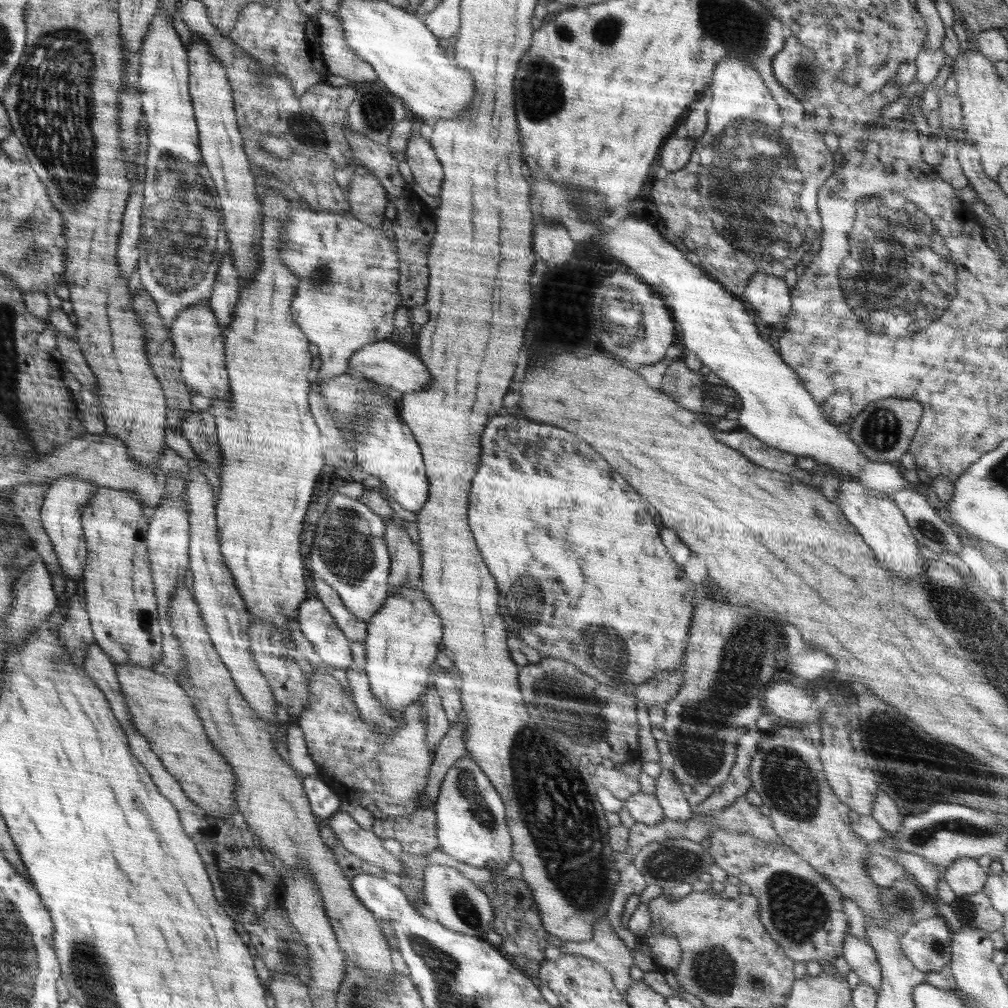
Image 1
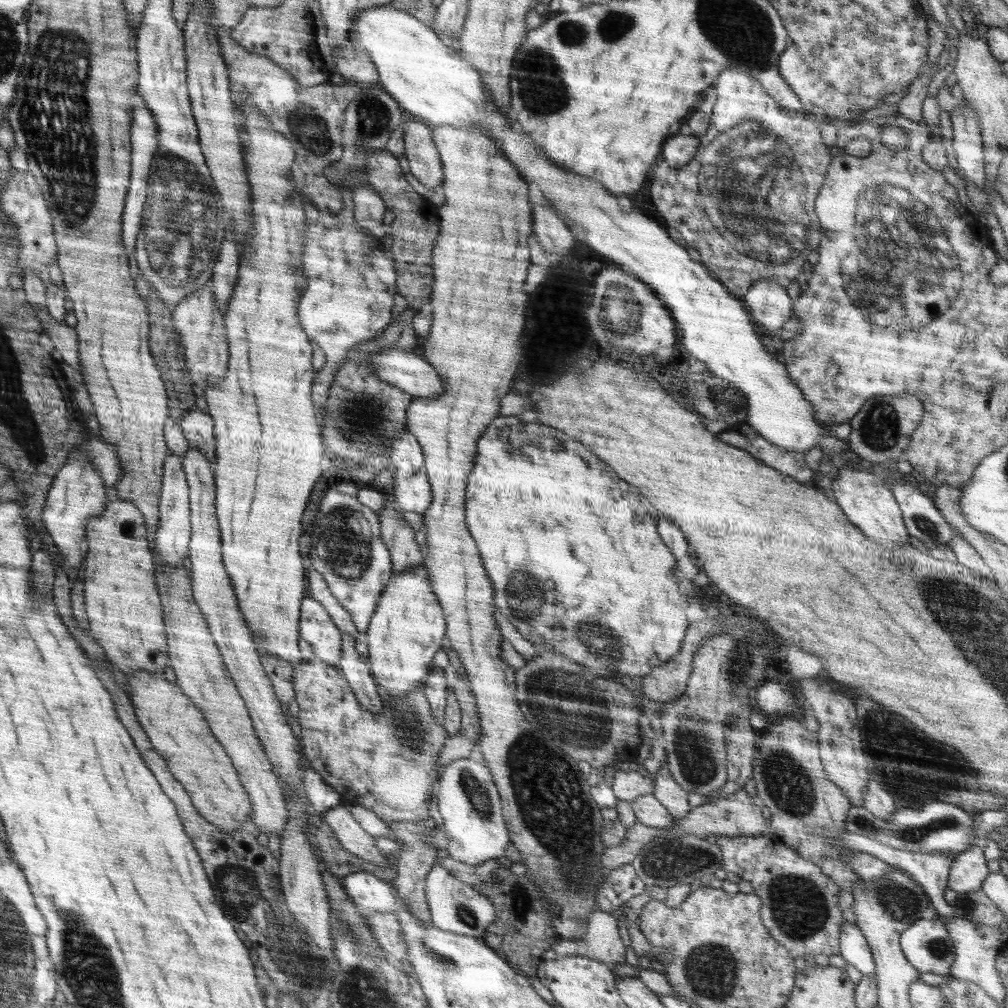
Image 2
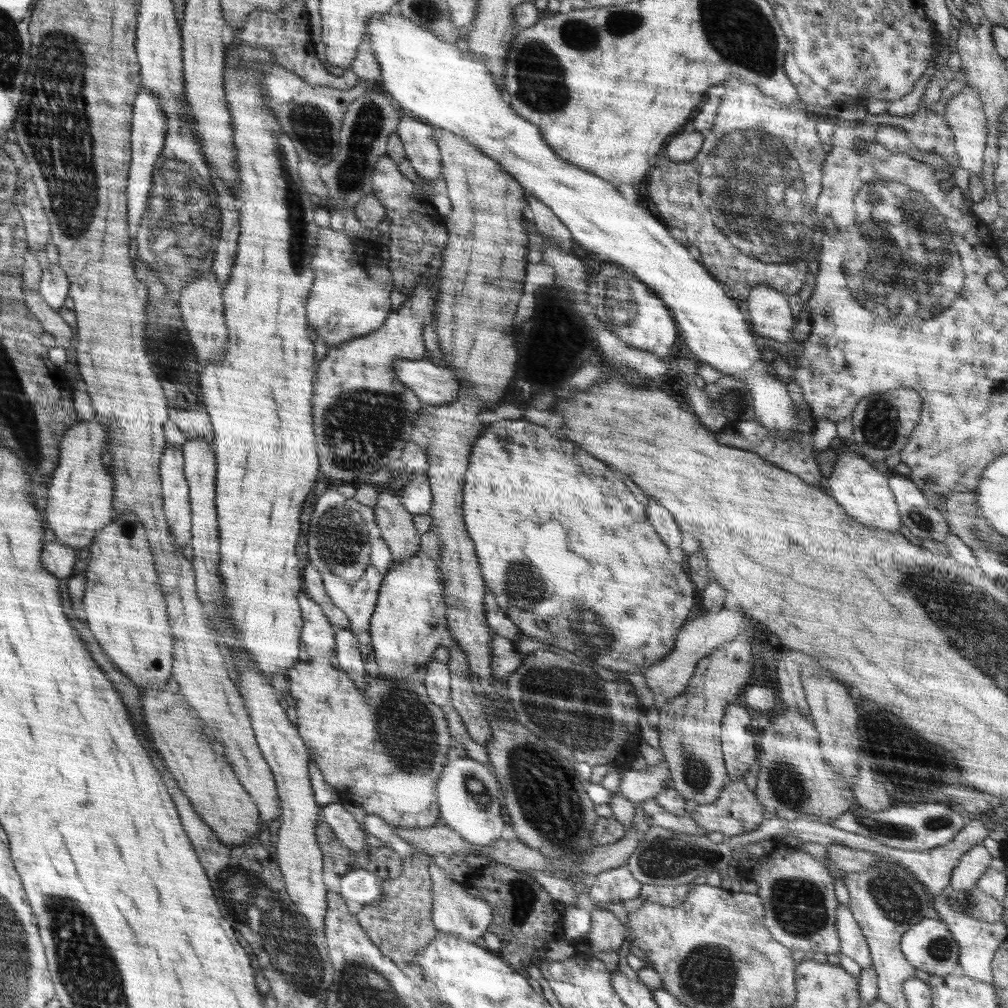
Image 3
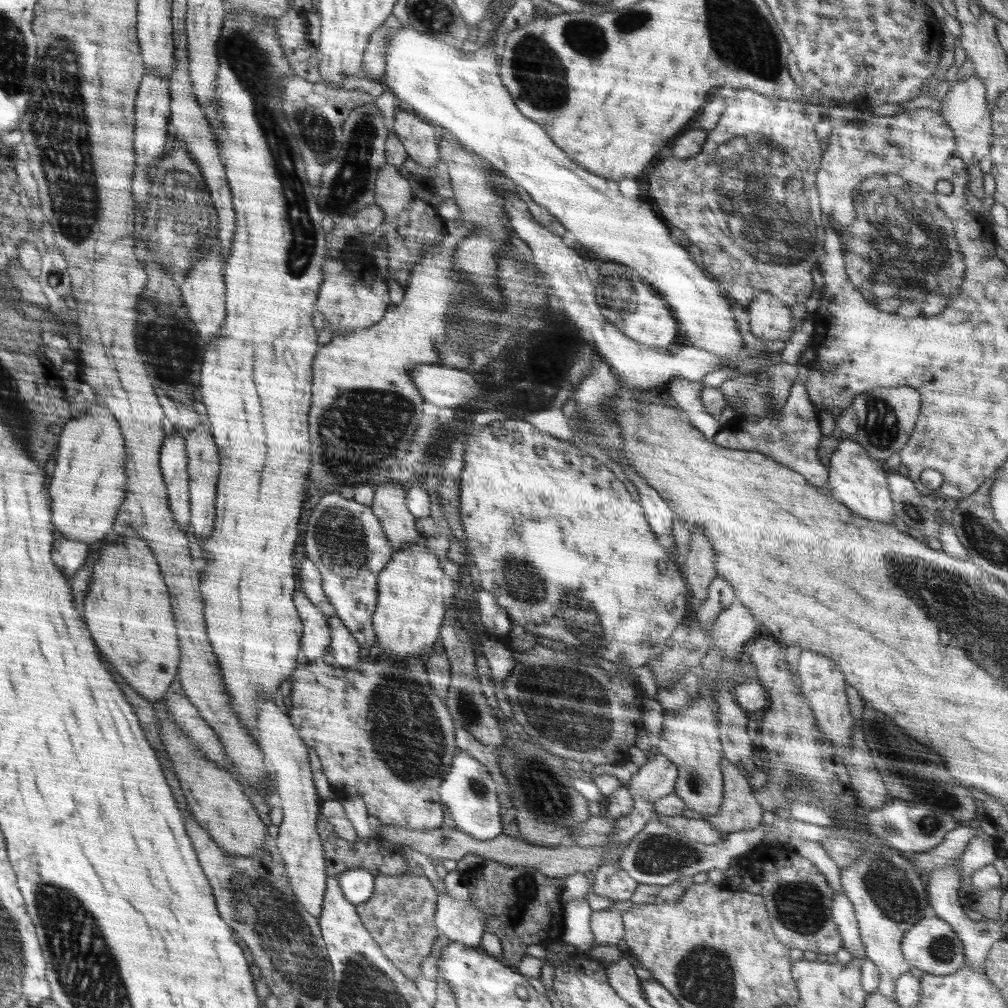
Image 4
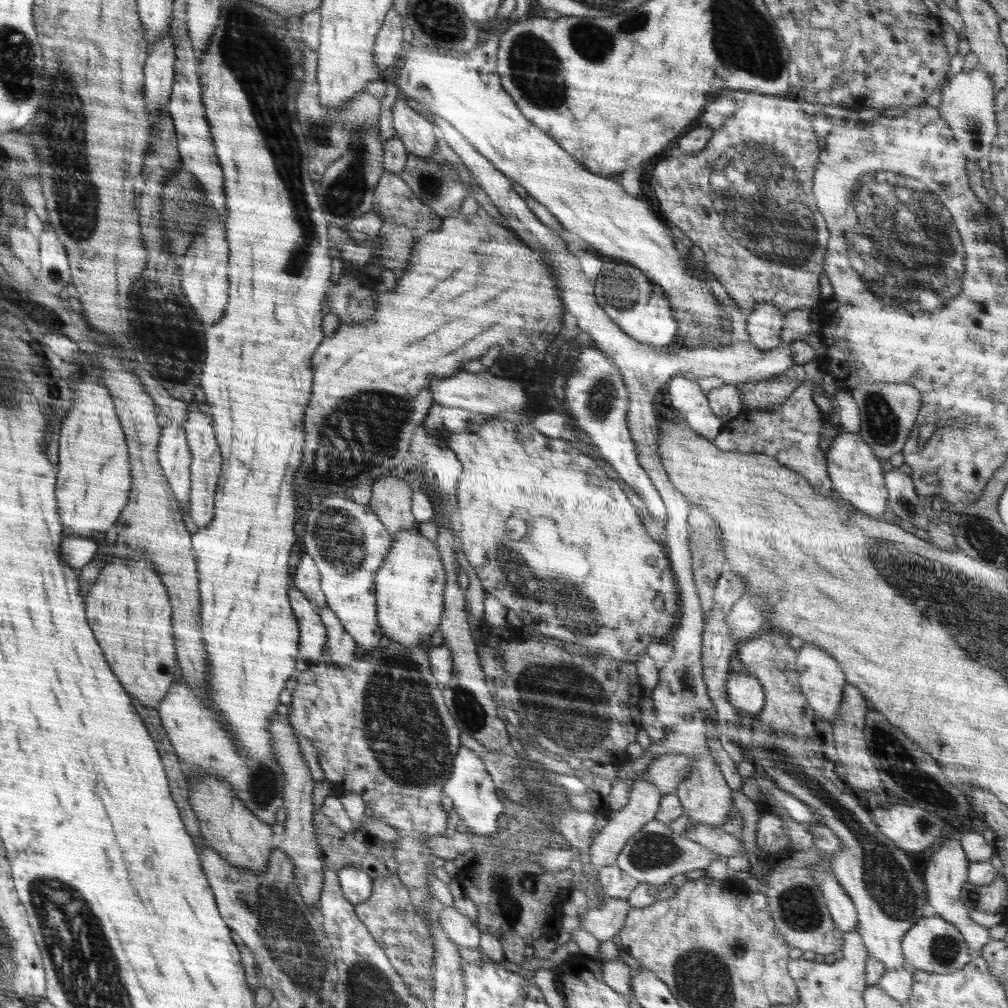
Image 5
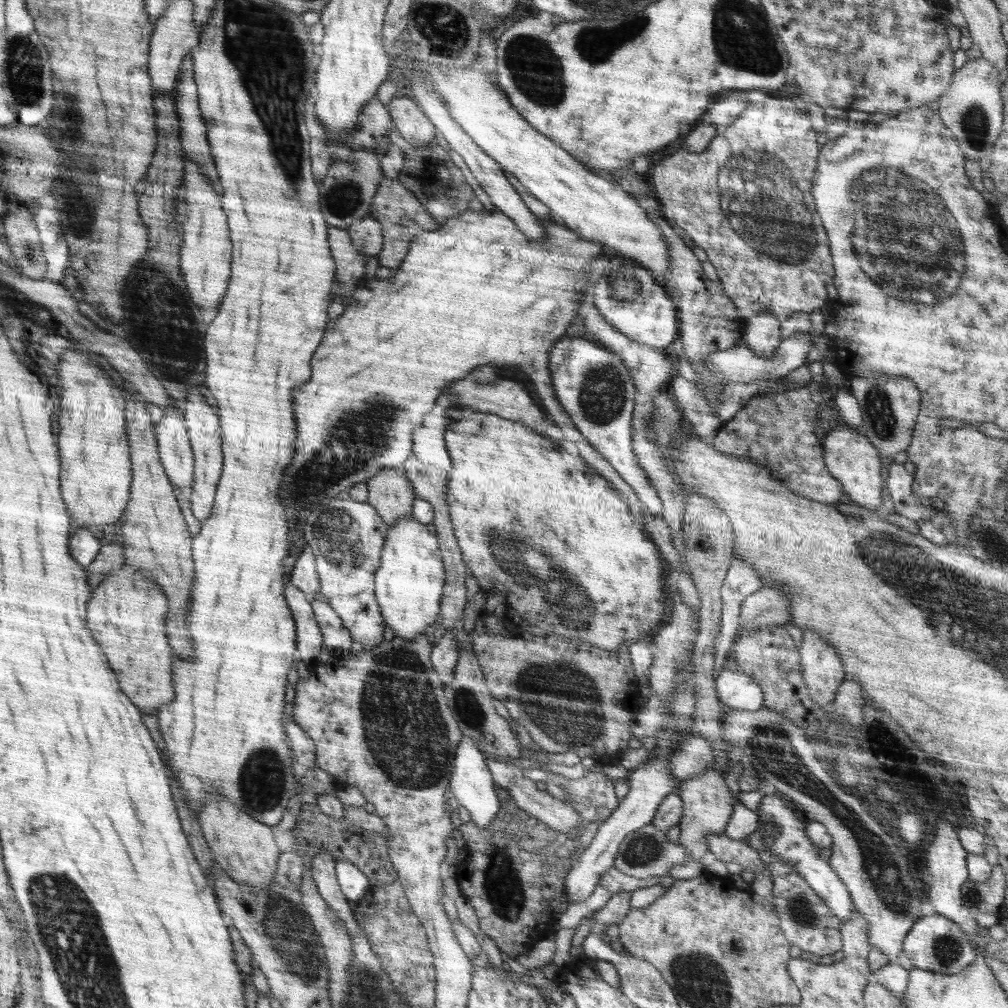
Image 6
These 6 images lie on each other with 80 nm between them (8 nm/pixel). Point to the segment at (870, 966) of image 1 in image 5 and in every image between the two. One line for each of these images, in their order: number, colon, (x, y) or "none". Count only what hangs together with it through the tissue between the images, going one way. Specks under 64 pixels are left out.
2: (853, 947)
3: (852, 943)
4: (842, 910)
5: (842, 909)

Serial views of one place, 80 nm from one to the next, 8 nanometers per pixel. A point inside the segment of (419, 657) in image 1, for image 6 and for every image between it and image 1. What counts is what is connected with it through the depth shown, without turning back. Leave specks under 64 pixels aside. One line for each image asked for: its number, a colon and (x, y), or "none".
2: (407, 629)
3: (407, 626)
4: (409, 614)
5: (409, 606)
6: (410, 582)

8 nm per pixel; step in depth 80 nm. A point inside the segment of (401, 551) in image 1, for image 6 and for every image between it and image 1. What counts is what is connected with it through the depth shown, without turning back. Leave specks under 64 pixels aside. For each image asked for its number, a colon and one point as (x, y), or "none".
2: (397, 534)
3: (397, 528)
4: (390, 501)
5: (392, 499)
6: (390, 493)

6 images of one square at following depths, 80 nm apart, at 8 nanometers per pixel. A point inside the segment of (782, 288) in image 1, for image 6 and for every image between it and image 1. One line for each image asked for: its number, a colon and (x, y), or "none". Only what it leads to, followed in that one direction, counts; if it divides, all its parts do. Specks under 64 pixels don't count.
2: (768, 303)
3: (768, 311)
4: (769, 319)
5: (764, 325)
6: (761, 333)

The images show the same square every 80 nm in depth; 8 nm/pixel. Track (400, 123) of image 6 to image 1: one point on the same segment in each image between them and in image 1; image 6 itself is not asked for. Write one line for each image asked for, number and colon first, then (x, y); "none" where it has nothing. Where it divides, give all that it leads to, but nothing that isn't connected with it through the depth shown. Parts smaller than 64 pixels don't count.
1: (427, 170)
2: (425, 163)
3: (421, 149)
4: (416, 134)
5: (419, 136)

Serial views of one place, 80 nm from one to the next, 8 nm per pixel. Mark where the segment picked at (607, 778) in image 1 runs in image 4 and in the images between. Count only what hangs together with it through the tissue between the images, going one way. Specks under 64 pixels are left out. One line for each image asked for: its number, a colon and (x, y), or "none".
2: (627, 786)
3: (637, 786)
4: (655, 779)

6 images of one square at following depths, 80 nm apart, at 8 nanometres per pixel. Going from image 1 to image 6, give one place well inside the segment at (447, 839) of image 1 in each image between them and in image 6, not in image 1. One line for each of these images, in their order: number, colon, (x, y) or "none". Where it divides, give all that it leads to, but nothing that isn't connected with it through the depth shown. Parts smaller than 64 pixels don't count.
2: (468, 805)
3: (467, 794)
4: (469, 793)
5: (470, 791)
6: (470, 786)

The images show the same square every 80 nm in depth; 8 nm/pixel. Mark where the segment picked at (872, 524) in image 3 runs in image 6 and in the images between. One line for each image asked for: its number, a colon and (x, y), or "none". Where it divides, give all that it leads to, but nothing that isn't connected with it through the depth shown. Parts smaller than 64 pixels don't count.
4: (856, 480)
5: (857, 478)
6: (851, 458)

